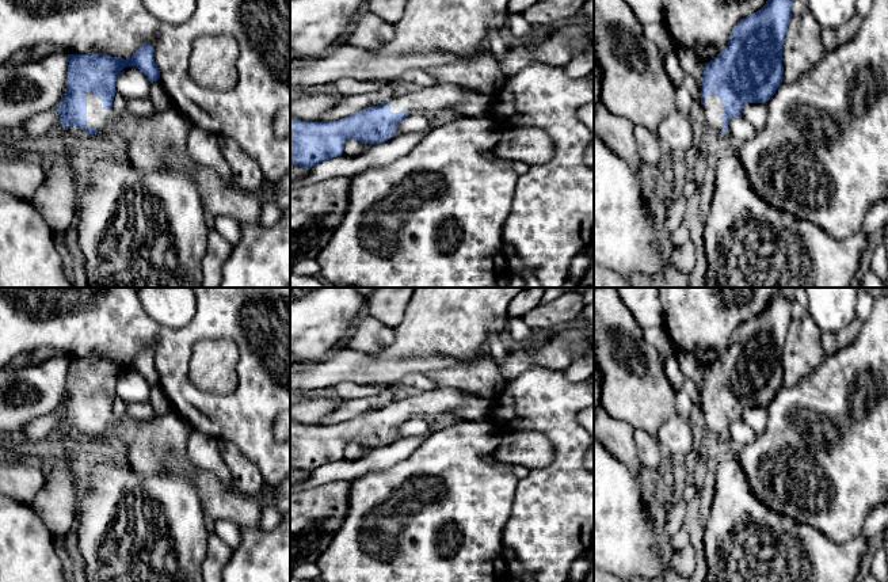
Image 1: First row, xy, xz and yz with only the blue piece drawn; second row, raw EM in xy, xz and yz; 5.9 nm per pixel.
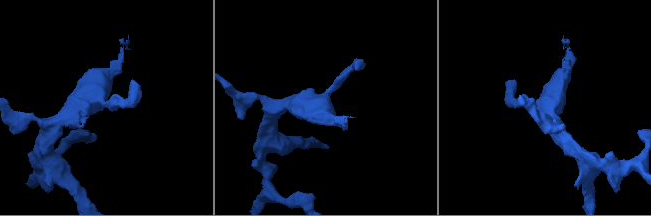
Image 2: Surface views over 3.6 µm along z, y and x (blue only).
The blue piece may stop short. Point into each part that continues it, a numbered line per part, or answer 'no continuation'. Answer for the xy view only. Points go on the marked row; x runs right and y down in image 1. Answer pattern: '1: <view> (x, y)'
1: xy (162, 137)

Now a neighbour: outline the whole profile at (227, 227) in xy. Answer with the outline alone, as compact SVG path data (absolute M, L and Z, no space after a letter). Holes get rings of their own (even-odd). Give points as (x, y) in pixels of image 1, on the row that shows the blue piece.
M217 216L210 220L210 227L216 229L232 246L236 246L241 239L240 224L228 216Z

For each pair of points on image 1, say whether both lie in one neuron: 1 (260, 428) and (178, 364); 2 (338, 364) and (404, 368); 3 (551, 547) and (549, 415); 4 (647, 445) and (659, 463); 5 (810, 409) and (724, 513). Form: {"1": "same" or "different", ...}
{"1": "same", "2": "same", "3": "same", "4": "same", "5": "different"}

